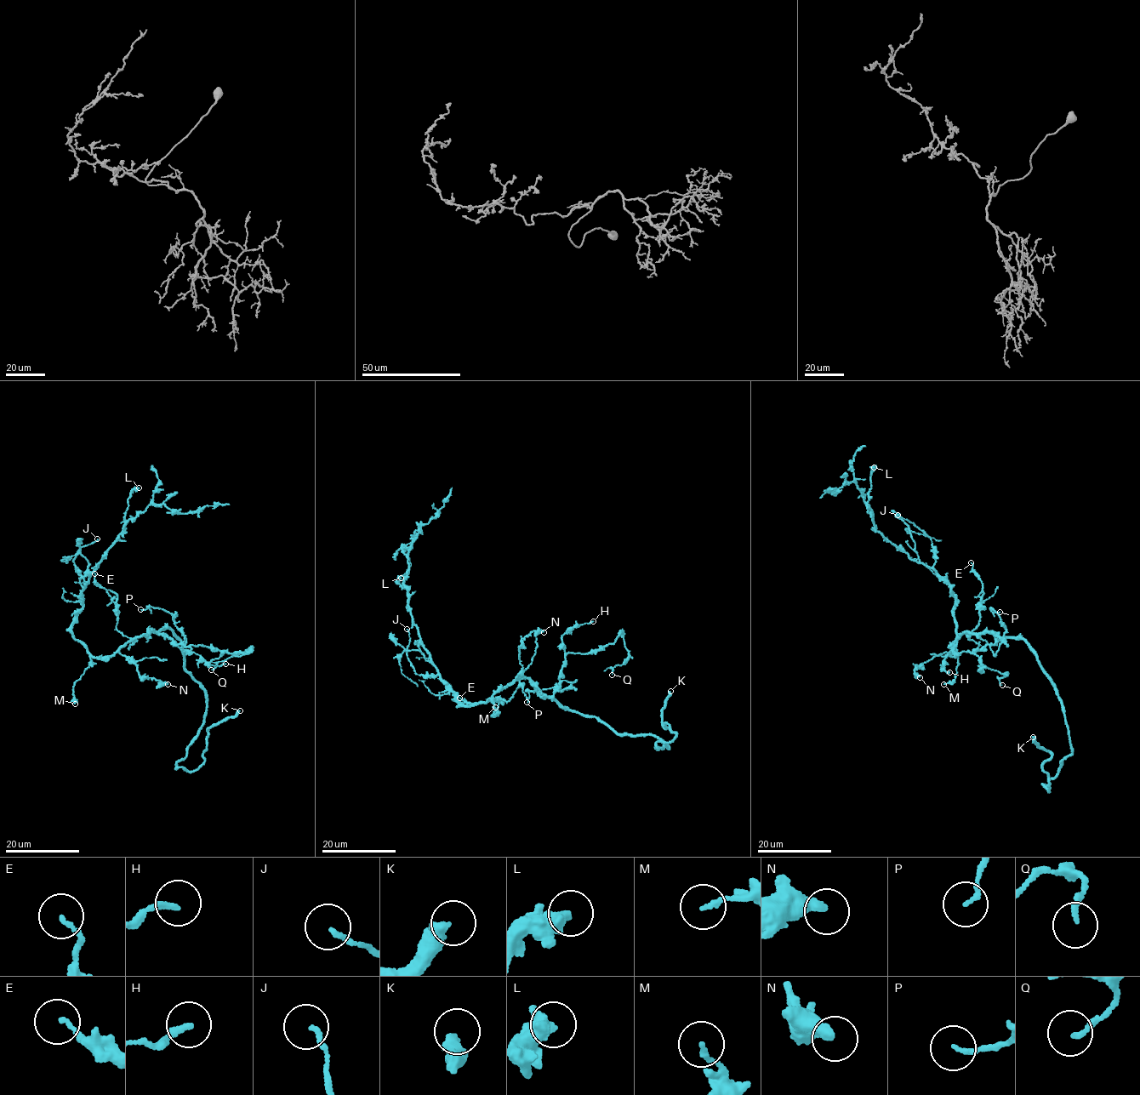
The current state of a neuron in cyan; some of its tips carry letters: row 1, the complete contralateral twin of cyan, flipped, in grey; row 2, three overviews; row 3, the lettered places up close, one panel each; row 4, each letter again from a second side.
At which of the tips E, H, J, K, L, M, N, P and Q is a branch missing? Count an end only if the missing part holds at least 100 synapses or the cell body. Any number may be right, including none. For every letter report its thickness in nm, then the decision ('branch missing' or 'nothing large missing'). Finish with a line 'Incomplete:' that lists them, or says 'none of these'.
E: 140 nm | nothing large missing
H: 180 nm | nothing large missing
J: 150 nm | nothing large missing
K: 360 nm | branch missing
L: 500 nm | nothing large missing
M: 140 nm | nothing large missing
N: 380 nm | nothing large missing
P: 140 nm | nothing large missing
Q: 160 nm | nothing large missing
Incomplete: K

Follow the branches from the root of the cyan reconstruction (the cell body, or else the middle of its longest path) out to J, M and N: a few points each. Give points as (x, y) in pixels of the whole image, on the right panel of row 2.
J: (960, 633), (951, 643), (956, 637), (955, 597), (949, 584), (933, 567), (936, 559), (931, 539), (897, 515)
M: (960, 633), (954, 644), (951, 643), (954, 642), (953, 647), (958, 655), (956, 676), (952, 681), (943, 684)
N: (960, 633), (951, 652), (935, 656), (915, 666), (914, 672), (920, 677)

